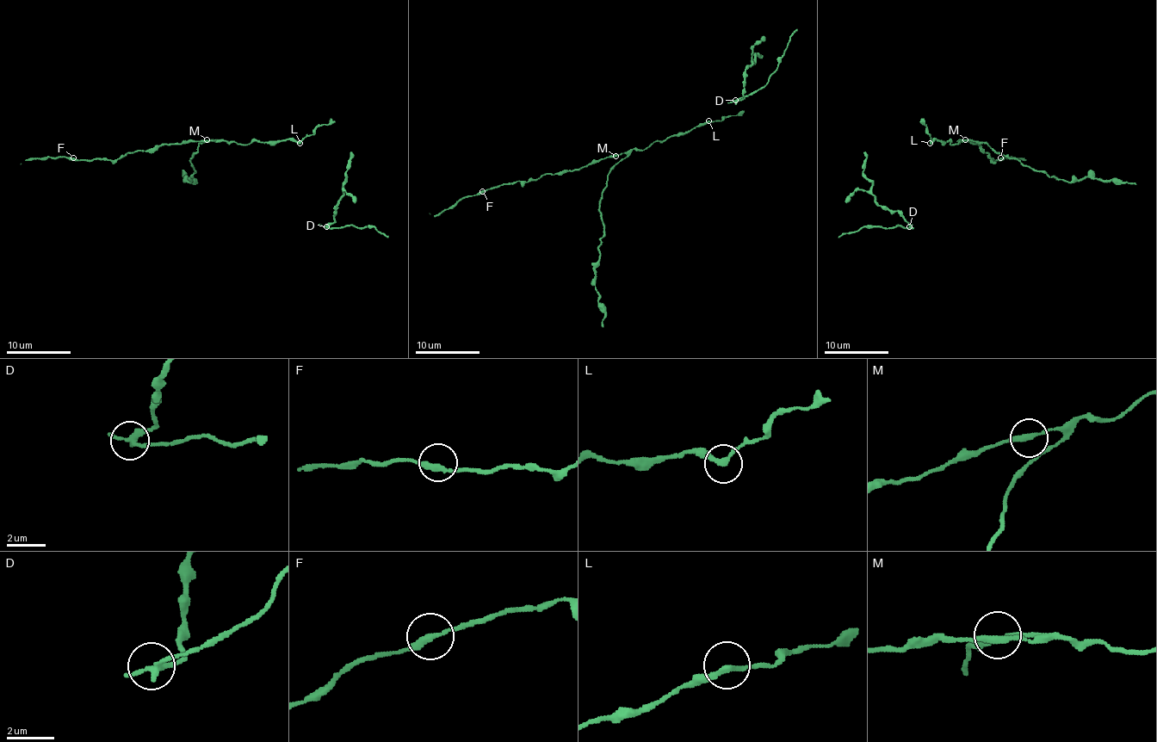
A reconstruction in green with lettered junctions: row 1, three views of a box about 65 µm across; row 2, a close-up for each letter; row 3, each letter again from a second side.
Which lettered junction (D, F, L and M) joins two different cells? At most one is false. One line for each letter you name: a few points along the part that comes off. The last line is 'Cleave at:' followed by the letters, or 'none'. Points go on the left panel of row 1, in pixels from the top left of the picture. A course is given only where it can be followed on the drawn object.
D: Course of the part to remove: (326, 226), (373, 226), (387, 238)
Cleave at: D

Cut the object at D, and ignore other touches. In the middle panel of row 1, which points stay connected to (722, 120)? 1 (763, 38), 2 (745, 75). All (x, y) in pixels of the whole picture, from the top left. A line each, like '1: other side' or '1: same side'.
1: same side
2: same side

